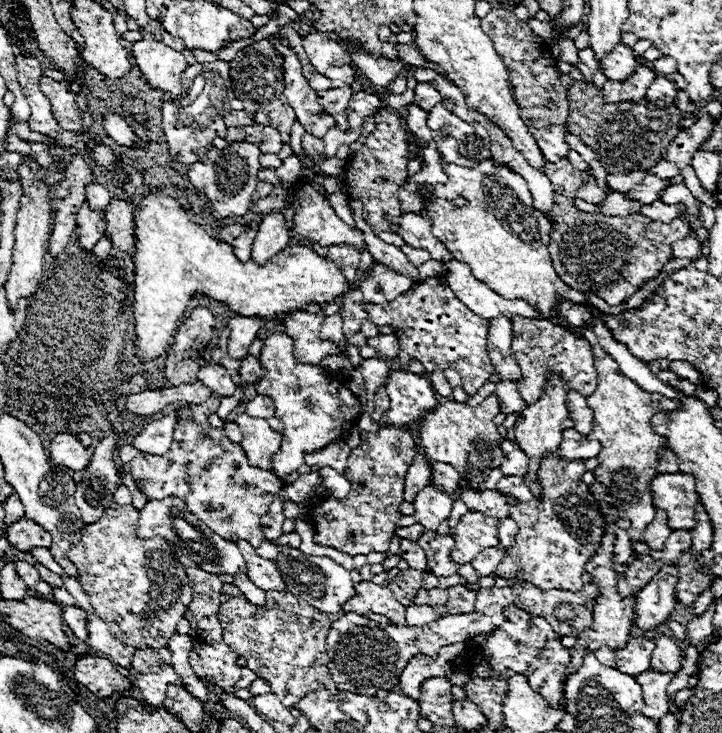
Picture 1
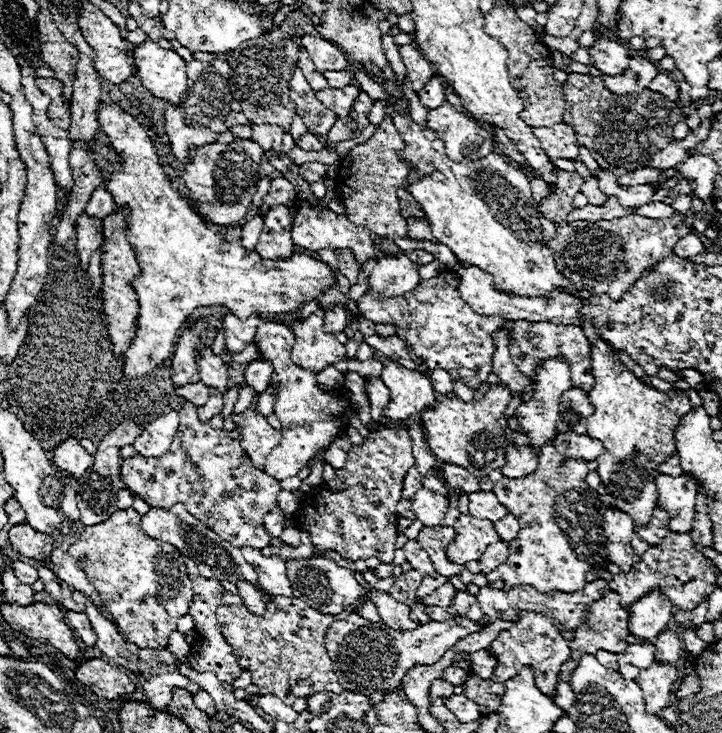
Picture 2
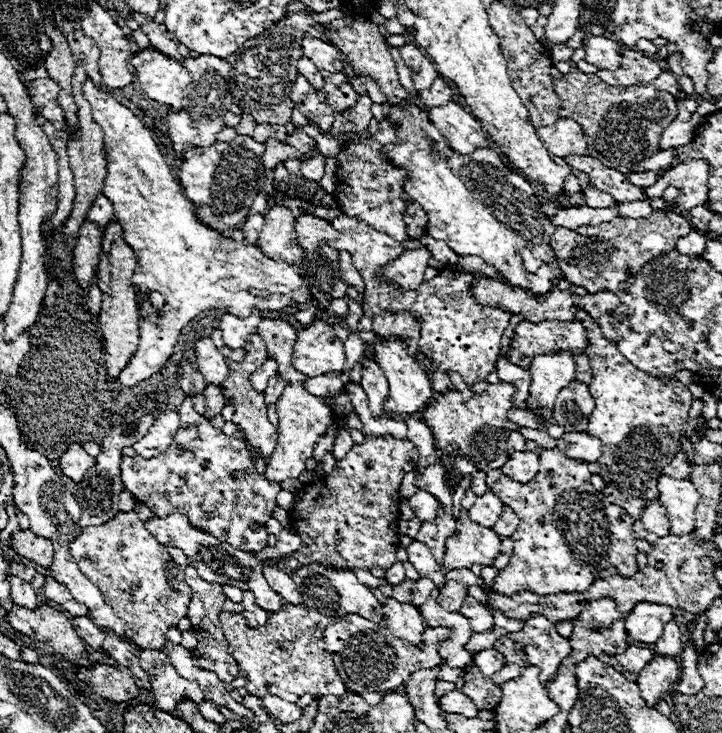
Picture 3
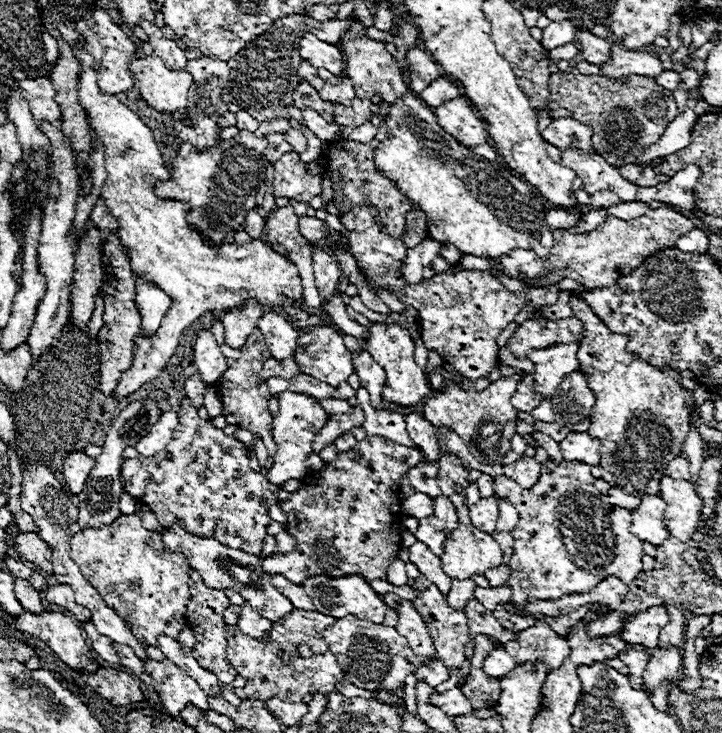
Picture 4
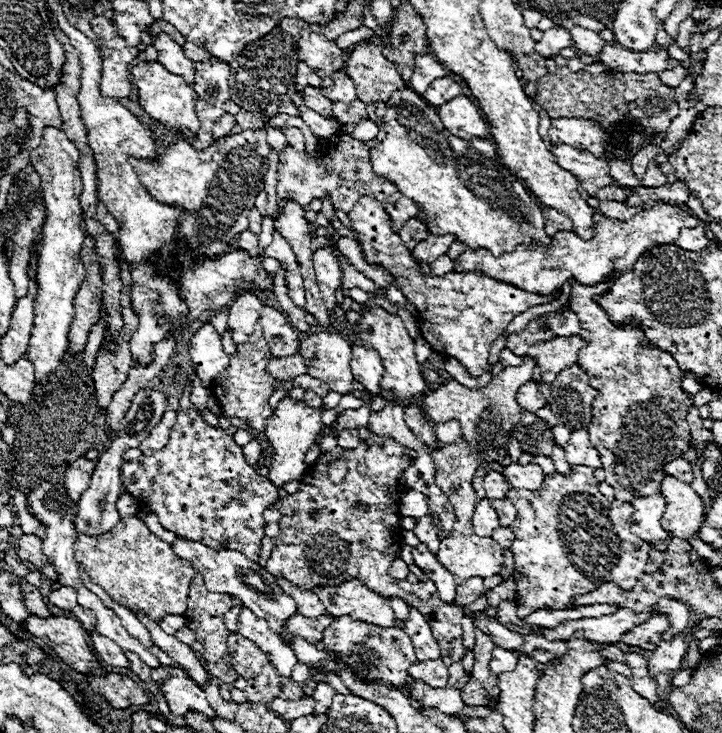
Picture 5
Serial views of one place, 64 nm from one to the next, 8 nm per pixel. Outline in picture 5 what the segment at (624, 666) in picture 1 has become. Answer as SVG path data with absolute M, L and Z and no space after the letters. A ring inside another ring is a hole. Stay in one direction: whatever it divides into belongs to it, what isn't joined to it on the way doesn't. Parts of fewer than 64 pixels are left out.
M628 652L628 666L632 668L632 688L640 692L640 696L646 696L656 710L666 712L666 708L658 702L658 682L648 674L648 662L644 656Z

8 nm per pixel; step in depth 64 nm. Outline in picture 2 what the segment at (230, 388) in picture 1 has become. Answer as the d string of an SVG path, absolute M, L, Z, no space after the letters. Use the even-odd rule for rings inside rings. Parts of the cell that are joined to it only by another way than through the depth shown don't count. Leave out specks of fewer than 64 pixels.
M206 346L200 354L198 360L198 370L202 384L208 388L220 388L220 392L226 392L226 382L228 382L228 370L226 364L222 362L220 356L212 352L210 346Z

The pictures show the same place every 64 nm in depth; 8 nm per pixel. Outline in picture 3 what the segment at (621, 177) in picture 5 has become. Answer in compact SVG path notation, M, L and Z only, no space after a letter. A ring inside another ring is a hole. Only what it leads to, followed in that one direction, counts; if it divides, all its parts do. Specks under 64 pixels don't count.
M668 149L655 153L653 156L645 158L639 162L631 172L643 172L646 170L652 170L654 172L662 174L672 164L676 157L677 149Z

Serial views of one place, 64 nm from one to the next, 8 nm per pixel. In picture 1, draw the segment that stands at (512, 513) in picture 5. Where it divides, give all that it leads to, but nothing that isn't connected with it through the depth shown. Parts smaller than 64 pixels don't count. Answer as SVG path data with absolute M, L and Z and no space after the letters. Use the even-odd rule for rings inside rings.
M504 518L498 522L498 538L500 538L500 546L504 548L510 548L512 546L512 540L516 538L518 534L518 526L512 518Z

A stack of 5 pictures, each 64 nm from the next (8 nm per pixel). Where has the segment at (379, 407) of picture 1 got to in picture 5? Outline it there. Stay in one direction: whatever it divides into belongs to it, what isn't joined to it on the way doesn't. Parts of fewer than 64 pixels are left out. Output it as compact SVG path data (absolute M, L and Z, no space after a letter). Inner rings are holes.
M352 344L350 368L352 368L354 378L372 396L380 394L380 378L384 374L384 364L382 364L382 358L380 358L380 354L376 350L360 346L360 344Z

